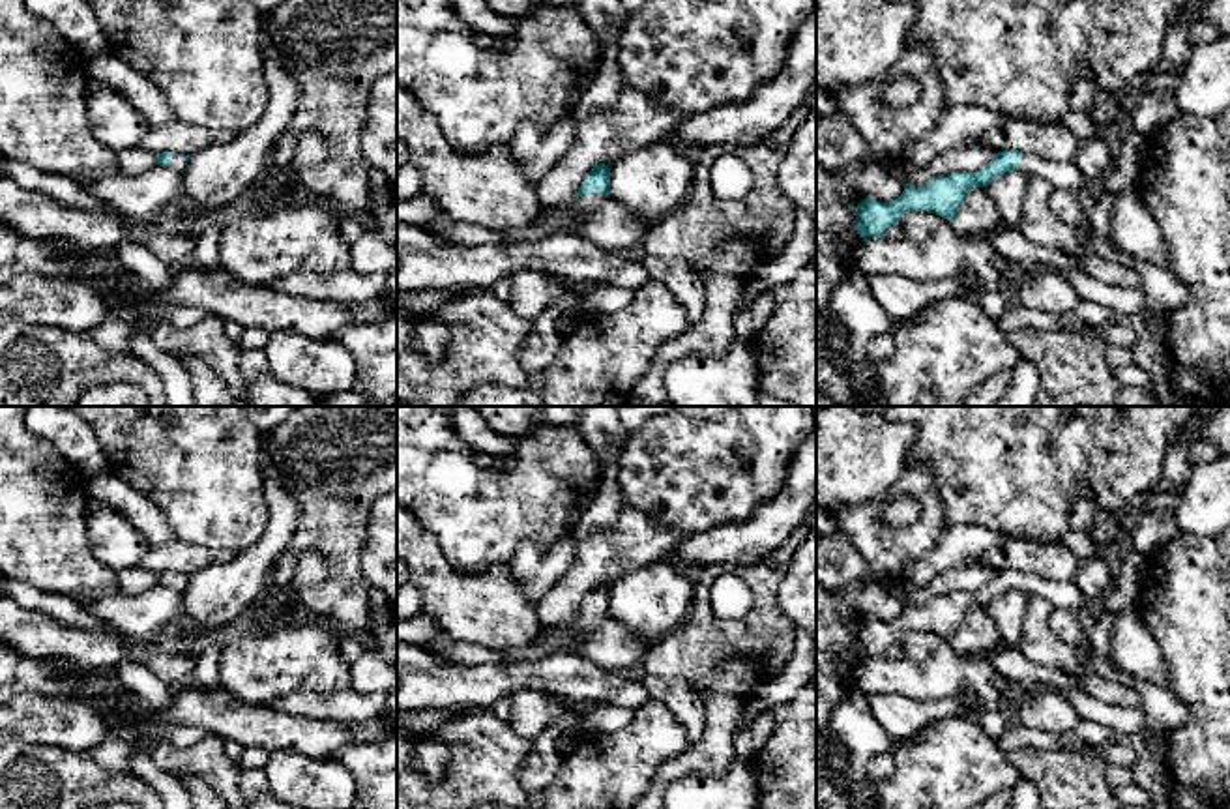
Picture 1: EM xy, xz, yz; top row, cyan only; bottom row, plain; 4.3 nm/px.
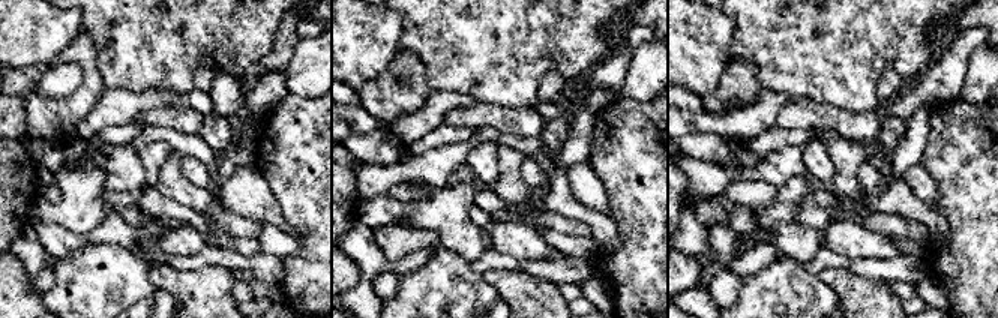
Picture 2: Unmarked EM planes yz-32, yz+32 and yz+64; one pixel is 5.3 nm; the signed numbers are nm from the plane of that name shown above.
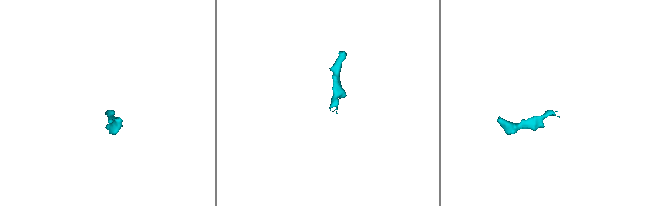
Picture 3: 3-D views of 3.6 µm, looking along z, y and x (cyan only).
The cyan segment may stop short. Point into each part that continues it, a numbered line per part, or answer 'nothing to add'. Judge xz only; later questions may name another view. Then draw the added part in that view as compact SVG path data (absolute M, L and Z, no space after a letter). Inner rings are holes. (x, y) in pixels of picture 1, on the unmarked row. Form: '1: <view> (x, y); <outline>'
1: xz (585, 624); M592 612L588 616L578 616L575 620L575 624L577 624L577 629L575 629L577 639L582 639L586 633L595 631L601 625L603 618L605 618L605 614L601 614L601 612Z

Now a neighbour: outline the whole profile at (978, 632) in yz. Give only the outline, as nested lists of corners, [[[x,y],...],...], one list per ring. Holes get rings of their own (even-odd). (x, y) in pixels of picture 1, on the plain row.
[[[987,605],[968,610],[951,644],[957,652],[985,652],[1003,644]]]

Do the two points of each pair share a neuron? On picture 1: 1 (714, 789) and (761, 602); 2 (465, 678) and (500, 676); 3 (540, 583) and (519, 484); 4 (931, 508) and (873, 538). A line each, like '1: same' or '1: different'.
1: different
2: same
3: different
4: same

